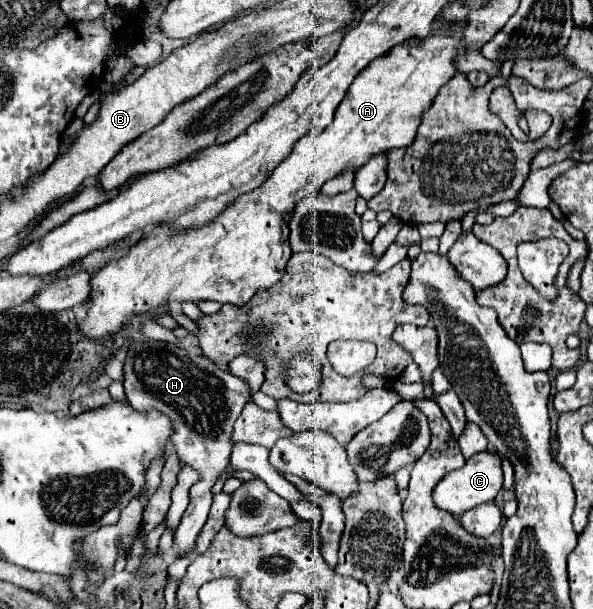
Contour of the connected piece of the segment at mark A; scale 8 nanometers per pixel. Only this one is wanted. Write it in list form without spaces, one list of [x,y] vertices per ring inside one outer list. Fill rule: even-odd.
[[[456,29],[456,37],[428,37],[424,45],[420,45],[420,41],[408,43],[398,45],[396,49],[392,49],[390,55],[372,61],[372,65],[368,65],[368,69],[364,69],[350,85],[344,101],[336,109],[334,121],[320,135],[308,135],[298,139],[294,143],[292,153],[272,171],[272,175],[258,189],[240,195],[232,203],[232,209],[228,209],[228,213],[222,213],[216,221],[212,221],[212,225],[206,225],[204,229],[194,229],[192,233],[168,233],[168,229],[148,229],[148,233],[144,233],[144,237],[126,255],[108,261],[90,281],[90,309],[86,317],[78,321],[78,329],[88,339],[108,341],[126,323],[130,323],[134,315],[154,311],[160,305],[166,307],[170,301],[220,301],[244,307],[258,289],[266,289],[268,285],[280,281],[292,253],[288,245],[288,219],[296,203],[312,193],[318,193],[328,179],[340,175],[342,171],[360,169],[360,165],[364,165],[368,157],[394,147],[412,145],[422,111],[428,109],[440,85],[448,83],[456,73],[454,59],[458,57],[456,49],[460,49],[460,29]]]

